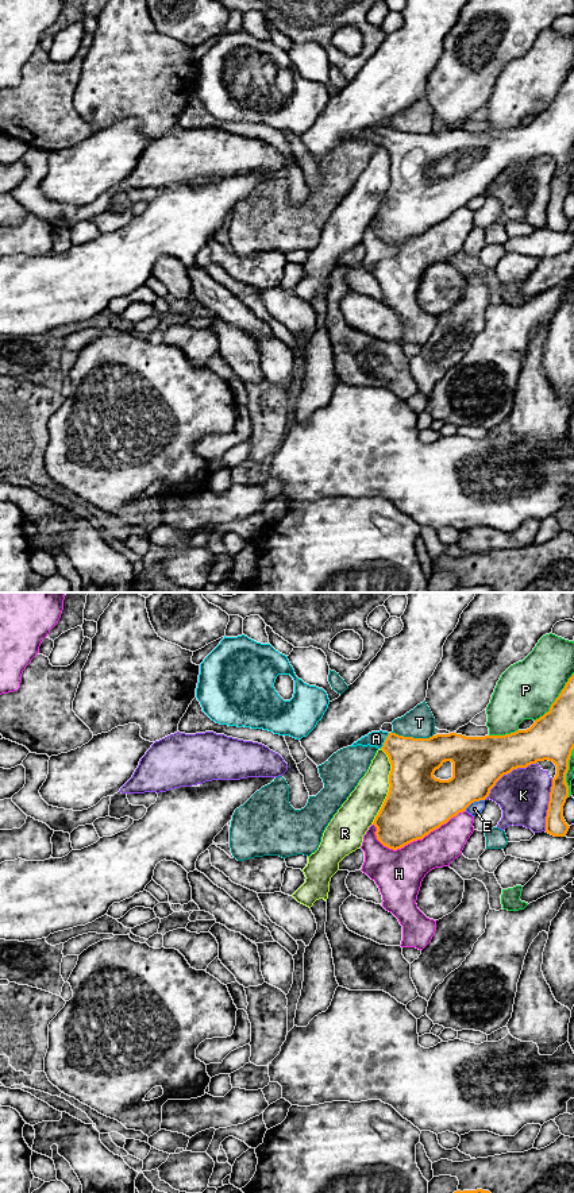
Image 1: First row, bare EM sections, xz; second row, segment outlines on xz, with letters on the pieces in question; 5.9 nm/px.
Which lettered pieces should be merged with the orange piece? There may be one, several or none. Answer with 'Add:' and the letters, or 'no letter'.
Add: A

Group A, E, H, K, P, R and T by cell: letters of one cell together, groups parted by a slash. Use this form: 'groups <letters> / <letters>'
groups A / E / H / K / P / R / T

